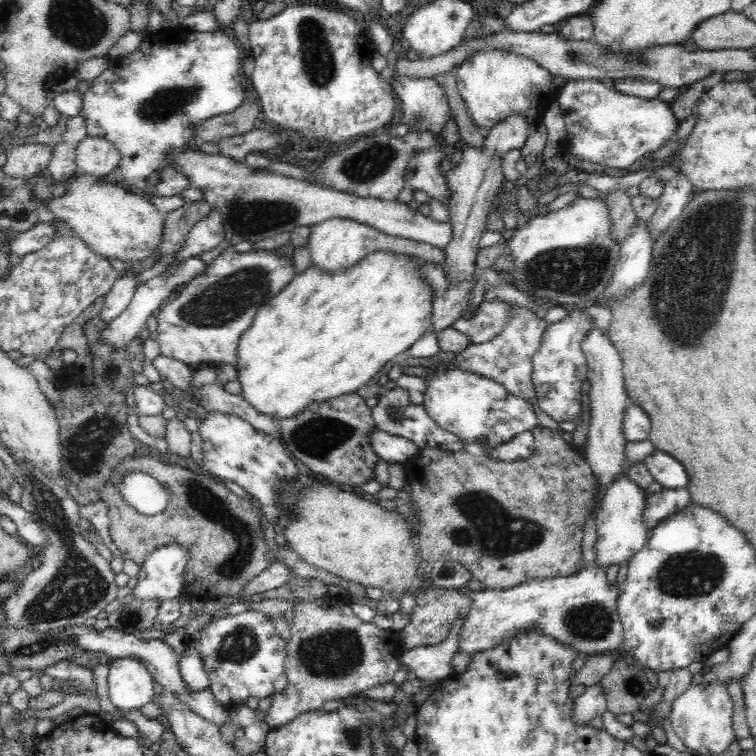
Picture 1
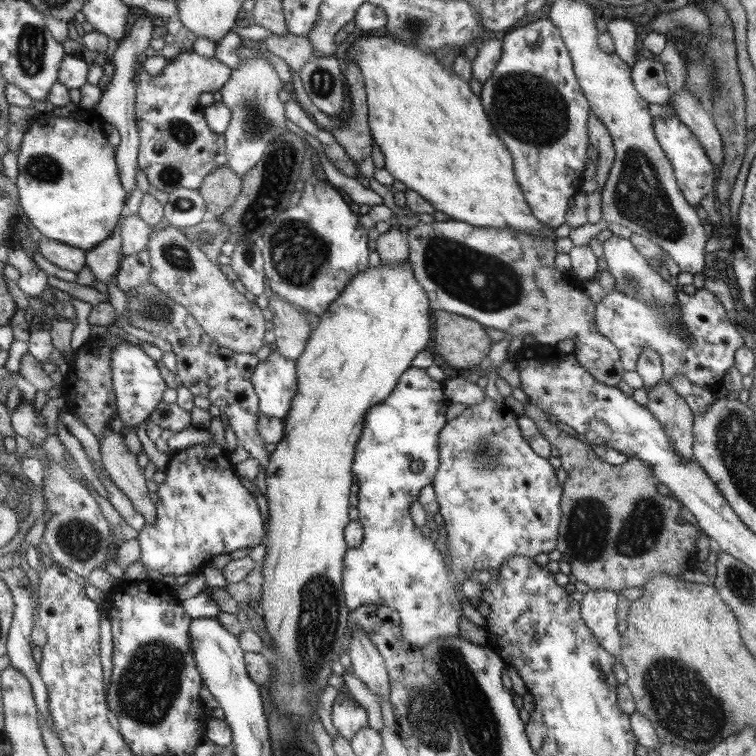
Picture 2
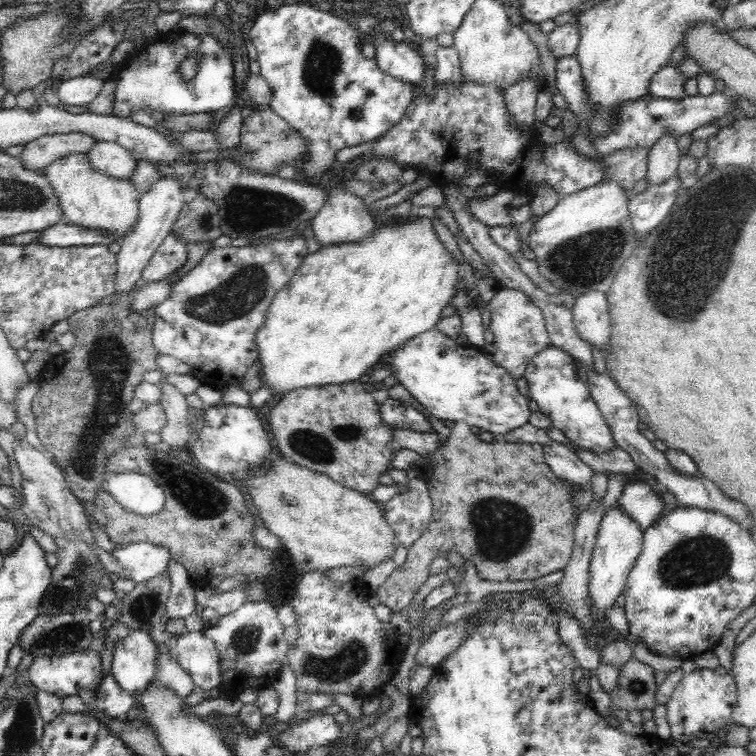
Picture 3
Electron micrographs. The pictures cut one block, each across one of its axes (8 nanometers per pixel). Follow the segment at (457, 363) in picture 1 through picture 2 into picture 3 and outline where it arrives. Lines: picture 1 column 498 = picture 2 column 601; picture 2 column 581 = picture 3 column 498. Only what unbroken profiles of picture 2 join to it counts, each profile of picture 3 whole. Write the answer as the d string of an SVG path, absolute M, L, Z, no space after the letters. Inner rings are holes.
M504 288L490 300L486 319L493 339L491 343L486 342L482 346L483 351L493 359L494 364L505 368L518 382L525 376L526 368L534 356L551 344L541 309L518 289Z

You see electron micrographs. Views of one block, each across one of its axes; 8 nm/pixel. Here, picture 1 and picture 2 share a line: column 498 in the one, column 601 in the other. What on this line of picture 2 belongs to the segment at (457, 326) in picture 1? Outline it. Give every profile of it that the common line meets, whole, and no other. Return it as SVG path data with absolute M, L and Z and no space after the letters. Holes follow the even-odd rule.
M703 288L697 289L693 295L677 291L677 300L680 303L676 306L670 304L670 306L660 308L654 304L648 306L648 304L635 300L633 297L611 290L596 304L596 316L594 316L596 329L619 349L620 360L625 371L634 370L637 352L646 346L646 348L652 348L660 356L663 382L667 382L669 377L678 374L685 376L693 384L714 392L723 386L721 378L723 378L725 370L734 366L733 352L736 352L737 348L744 344L743 339L733 325L727 321L726 312L717 297L709 291Z

